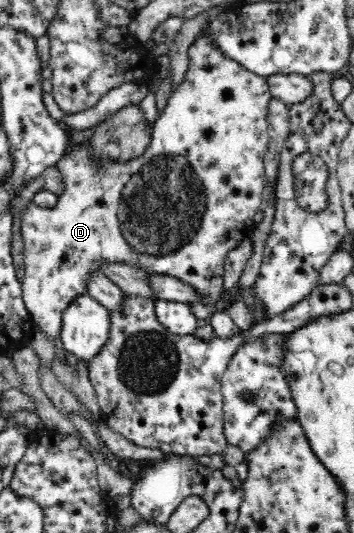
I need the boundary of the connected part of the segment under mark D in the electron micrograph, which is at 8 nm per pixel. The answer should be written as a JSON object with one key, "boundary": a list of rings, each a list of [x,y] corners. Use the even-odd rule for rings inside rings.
{"boundary":[[[198,36],[198,40],[189,48],[189,69],[186,71],[185,79],[171,92],[167,100],[166,108],[152,126],[151,138],[145,152],[138,158],[123,162],[112,163],[106,167],[96,167],[92,159],[92,151],[86,144],[72,146],[67,150],[65,157],[57,164],[57,169],[62,173],[65,184],[65,191],[58,195],[56,206],[51,209],[43,209],[33,202],[26,204],[20,216],[20,235],[23,239],[24,267],[22,278],[23,302],[28,310],[31,320],[36,329],[41,331],[48,338],[58,338],[60,326],[62,326],[62,314],[69,308],[70,302],[78,294],[86,293],[88,275],[97,271],[97,261],[122,262],[126,265],[134,265],[138,269],[144,269],[146,273],[158,273],[170,276],[184,282],[187,286],[194,287],[199,294],[199,302],[214,313],[225,308],[229,303],[231,292],[224,287],[224,272],[226,272],[226,258],[230,250],[235,250],[244,240],[252,237],[256,222],[254,214],[260,212],[262,206],[262,192],[266,186],[266,175],[264,170],[264,152],[270,140],[268,128],[268,108],[273,96],[267,83],[267,78],[246,70],[246,67],[239,65],[234,59],[226,57],[220,52],[220,48],[214,45],[211,40],[205,40]]]}

